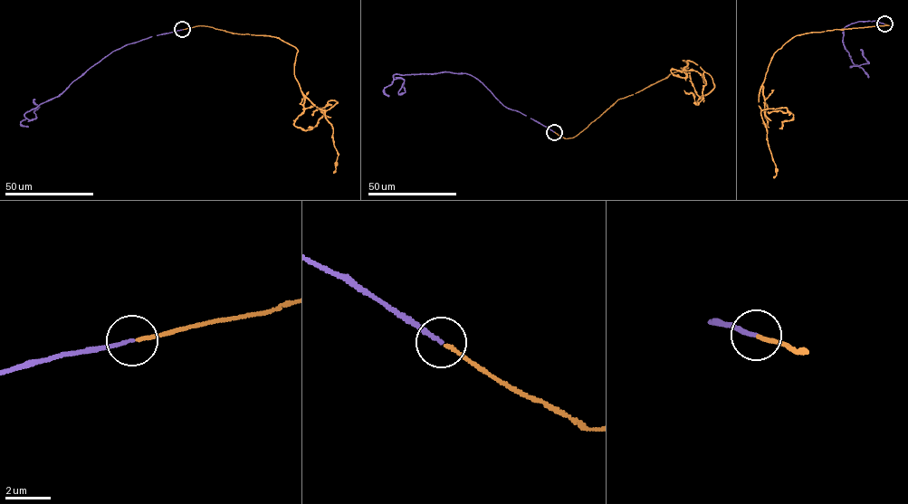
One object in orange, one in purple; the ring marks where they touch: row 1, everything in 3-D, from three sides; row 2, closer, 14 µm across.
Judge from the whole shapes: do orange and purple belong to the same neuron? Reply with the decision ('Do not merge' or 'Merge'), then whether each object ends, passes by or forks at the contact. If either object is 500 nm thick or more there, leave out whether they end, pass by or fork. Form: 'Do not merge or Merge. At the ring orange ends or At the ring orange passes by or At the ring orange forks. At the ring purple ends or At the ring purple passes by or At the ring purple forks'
Merge. At the ring orange ends. At the ring purple ends

